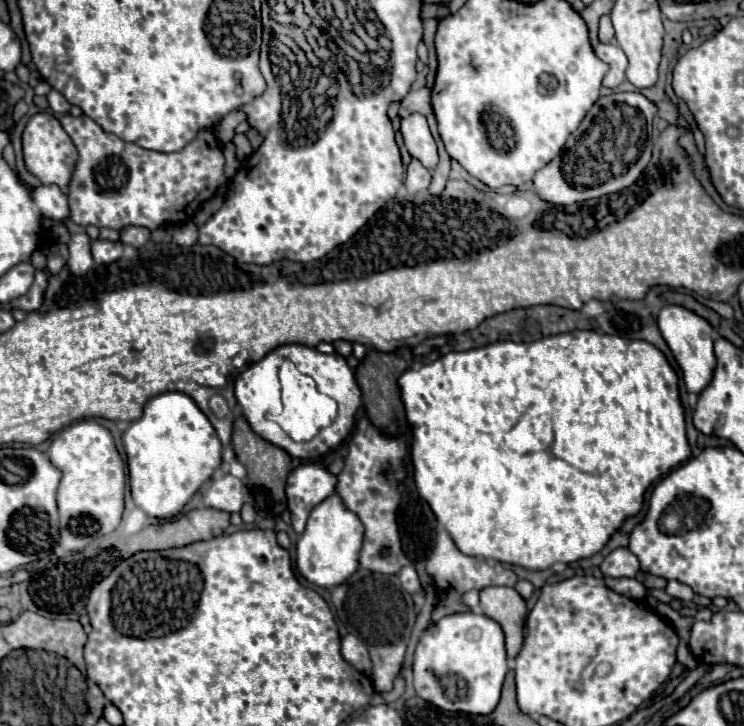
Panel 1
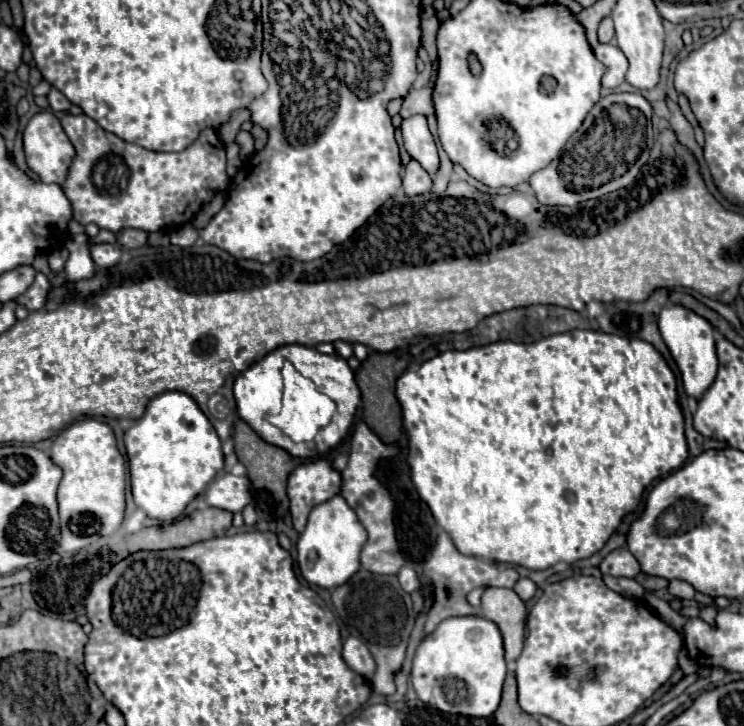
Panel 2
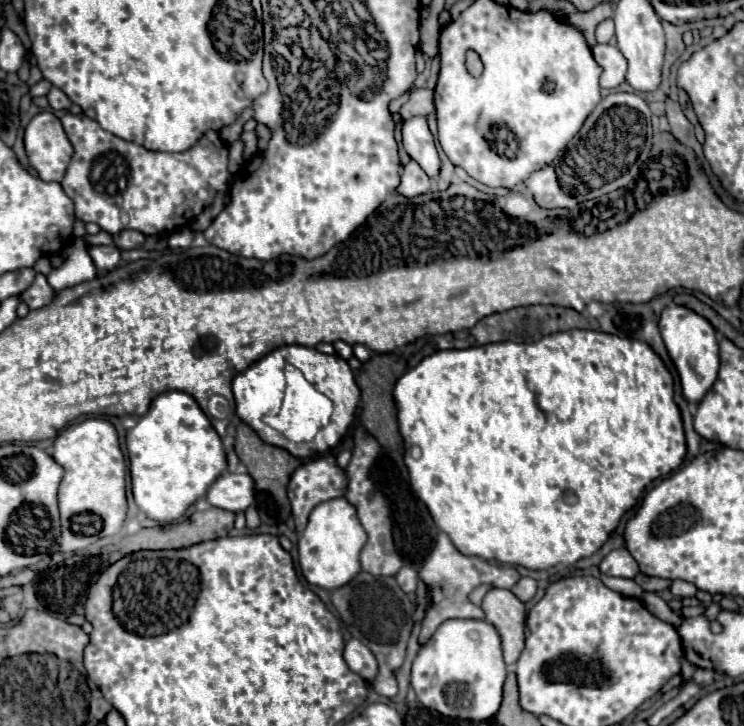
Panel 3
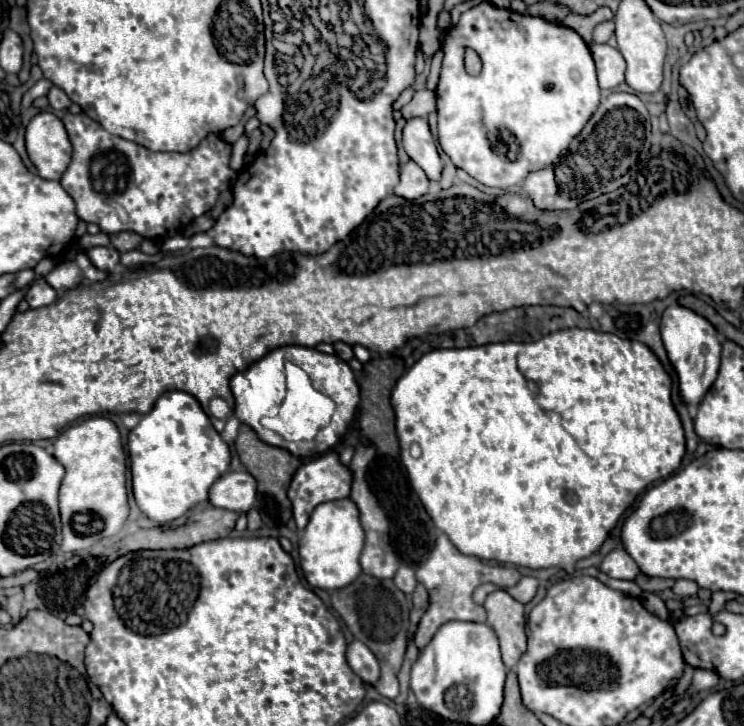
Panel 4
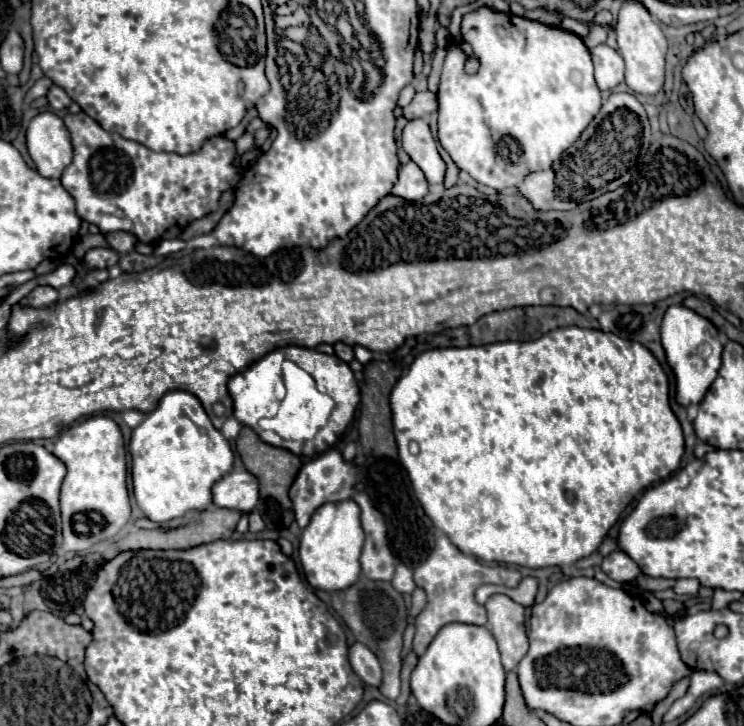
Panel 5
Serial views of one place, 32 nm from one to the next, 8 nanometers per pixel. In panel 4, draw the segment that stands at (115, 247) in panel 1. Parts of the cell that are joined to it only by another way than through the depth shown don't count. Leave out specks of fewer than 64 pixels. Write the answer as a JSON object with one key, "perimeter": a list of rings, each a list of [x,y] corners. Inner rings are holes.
{"perimeter":[[[96,246],[96,248],[90,248],[88,252],[86,252],[86,256],[88,256],[88,260],[90,260],[90,264],[94,266],[94,268],[98,268],[98,270],[112,270],[114,266],[118,266],[118,262],[120,262],[120,254],[116,252],[116,248],[112,248],[112,246],[108,246],[108,248],[102,248],[102,246]]]}

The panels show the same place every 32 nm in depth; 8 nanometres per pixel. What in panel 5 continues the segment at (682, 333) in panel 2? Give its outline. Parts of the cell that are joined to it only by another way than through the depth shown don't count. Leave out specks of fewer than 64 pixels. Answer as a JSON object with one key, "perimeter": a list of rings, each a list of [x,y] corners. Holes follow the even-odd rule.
{"perimeter":[[[670,306],[664,314],[660,334],[666,360],[676,376],[676,402],[684,408],[690,404],[698,404],[704,398],[722,364],[722,342],[716,326],[686,306]]]}

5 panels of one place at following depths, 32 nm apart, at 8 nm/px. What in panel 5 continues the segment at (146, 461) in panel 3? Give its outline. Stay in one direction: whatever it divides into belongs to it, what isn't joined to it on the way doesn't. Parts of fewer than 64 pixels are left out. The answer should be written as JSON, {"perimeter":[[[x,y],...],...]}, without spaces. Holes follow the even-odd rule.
{"perimeter":[[[182,390],[168,392],[160,400],[156,410],[152,410],[146,416],[146,420],[132,430],[130,456],[132,456],[134,496],[140,510],[152,522],[168,522],[172,518],[184,516],[186,512],[210,508],[214,482],[218,482],[224,474],[232,472],[232,466],[234,466],[234,452],[230,448],[230,442],[222,436],[220,430],[214,428],[200,400],[190,392],[182,392]]]}

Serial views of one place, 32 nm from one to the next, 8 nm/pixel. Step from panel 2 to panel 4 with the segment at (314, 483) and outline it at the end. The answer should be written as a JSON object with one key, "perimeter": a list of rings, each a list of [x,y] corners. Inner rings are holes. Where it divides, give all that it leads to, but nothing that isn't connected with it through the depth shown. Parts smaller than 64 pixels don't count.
{"perimeter":[[[328,452],[324,456],[318,456],[316,460],[310,460],[308,464],[302,464],[298,468],[298,472],[292,478],[290,490],[288,490],[288,498],[292,502],[292,512],[294,512],[294,520],[298,530],[304,530],[308,524],[308,516],[312,514],[312,510],[322,504],[322,502],[330,502],[330,500],[342,500],[350,496],[350,486],[352,486],[352,470],[348,470],[348,466],[344,466],[340,462],[338,452]]]}

